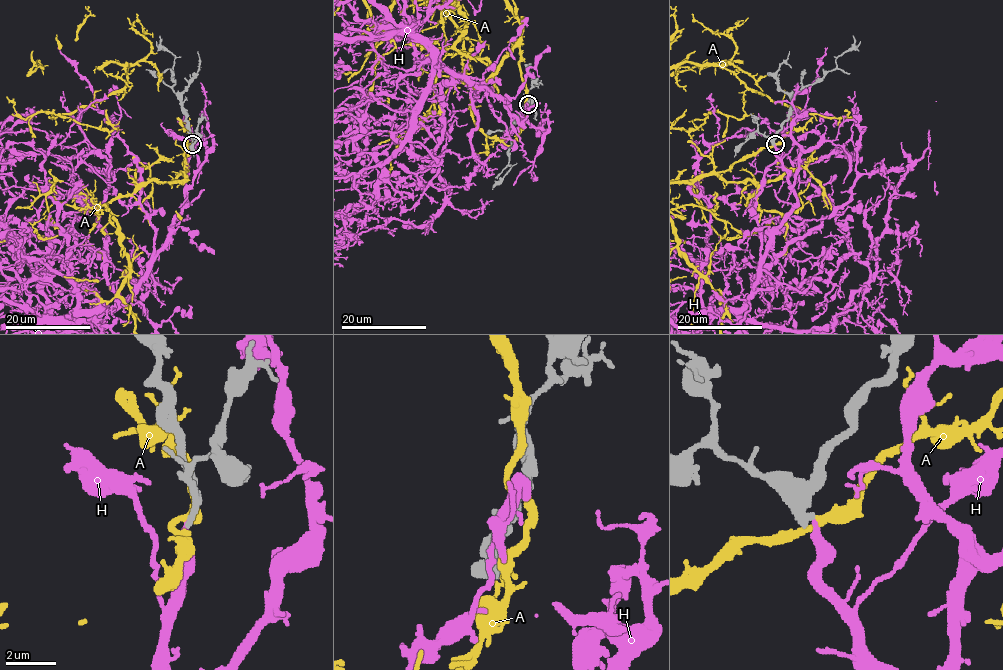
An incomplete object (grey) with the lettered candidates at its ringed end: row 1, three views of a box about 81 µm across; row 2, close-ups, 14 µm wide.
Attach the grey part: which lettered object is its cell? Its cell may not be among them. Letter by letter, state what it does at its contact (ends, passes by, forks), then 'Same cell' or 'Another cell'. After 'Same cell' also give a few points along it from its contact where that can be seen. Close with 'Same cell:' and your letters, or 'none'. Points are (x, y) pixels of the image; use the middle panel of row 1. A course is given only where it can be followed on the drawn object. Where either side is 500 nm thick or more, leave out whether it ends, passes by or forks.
A: It passes by. Another cell
H: It ends there. Same cell
Same cell: H

